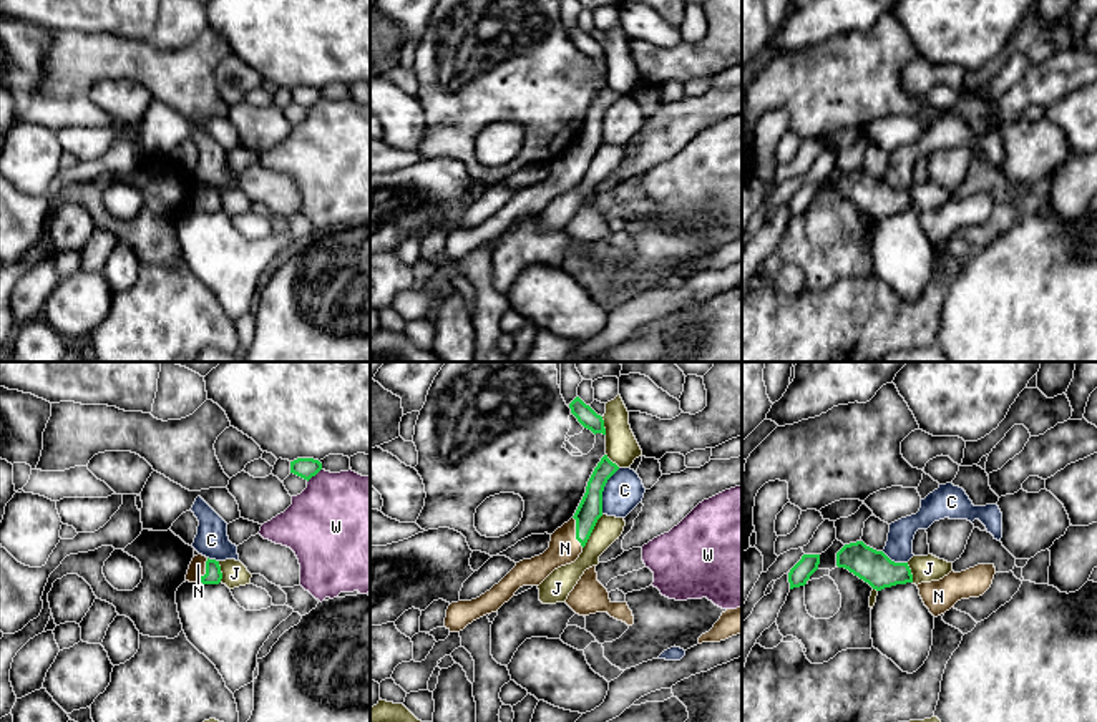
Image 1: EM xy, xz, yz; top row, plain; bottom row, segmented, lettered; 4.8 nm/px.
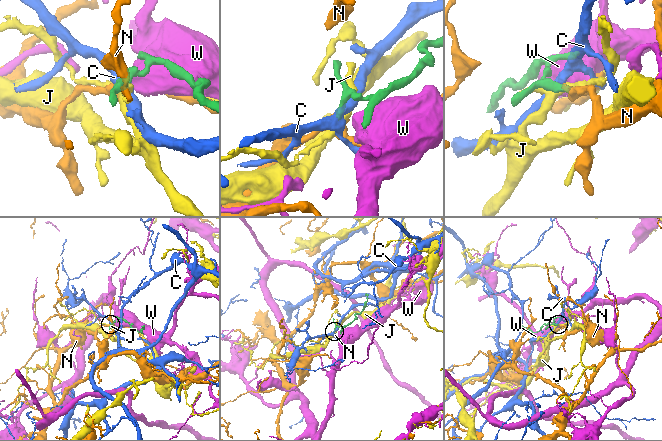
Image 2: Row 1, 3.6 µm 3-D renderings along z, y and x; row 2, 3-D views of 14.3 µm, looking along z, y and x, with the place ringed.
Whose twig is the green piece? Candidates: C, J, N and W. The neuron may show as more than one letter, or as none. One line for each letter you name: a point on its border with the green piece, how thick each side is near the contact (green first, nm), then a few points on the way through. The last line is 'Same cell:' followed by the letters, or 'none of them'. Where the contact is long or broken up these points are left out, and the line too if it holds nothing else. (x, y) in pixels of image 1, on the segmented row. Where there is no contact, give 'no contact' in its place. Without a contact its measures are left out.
N: meets green in xz at (576, 531); 120 nm thick on the green side, 150 nm on the other; runs through xz (589, 510), (576, 531), (565, 548)
Same cell: N

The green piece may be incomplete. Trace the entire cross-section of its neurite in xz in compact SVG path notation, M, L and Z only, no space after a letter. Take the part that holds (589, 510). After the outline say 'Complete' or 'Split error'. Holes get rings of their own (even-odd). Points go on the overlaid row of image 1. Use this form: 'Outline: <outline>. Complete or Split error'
Outline: M607 455L594 468L586 493L574 516L551 534L549 548L531 559L523 559L490 591L471 601L451 602L445 627L460 632L473 621L496 612L523 586L539 586L554 569L574 563L602 516L602 491L619 470Z. Split error

